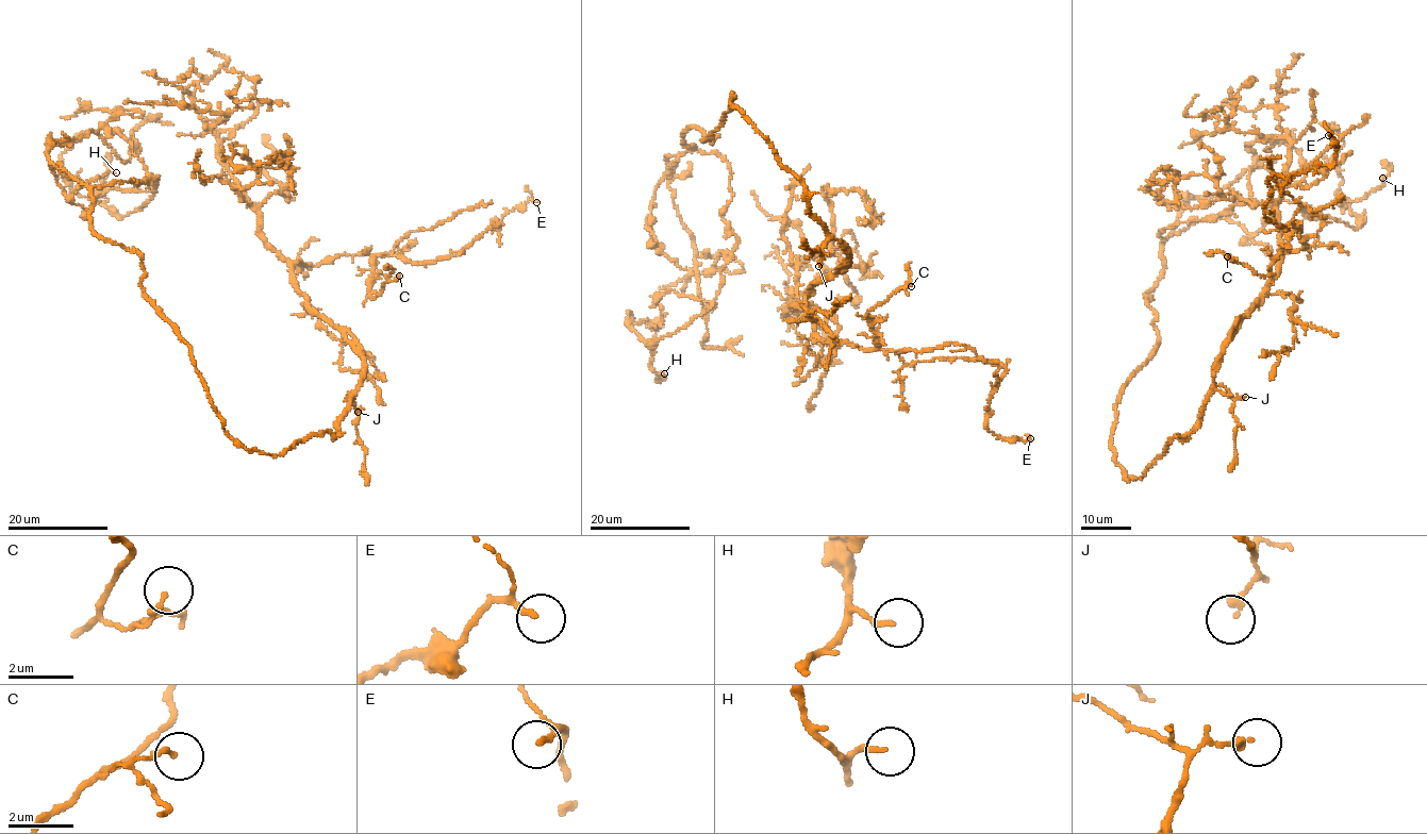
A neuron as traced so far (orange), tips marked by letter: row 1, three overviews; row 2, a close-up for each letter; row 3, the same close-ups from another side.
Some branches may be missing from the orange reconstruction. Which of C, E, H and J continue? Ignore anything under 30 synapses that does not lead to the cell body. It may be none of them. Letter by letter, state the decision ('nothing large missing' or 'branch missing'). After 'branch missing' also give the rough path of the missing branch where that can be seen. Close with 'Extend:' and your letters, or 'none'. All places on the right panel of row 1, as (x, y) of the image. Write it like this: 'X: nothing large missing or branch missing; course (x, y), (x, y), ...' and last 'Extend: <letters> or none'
C: nothing large missing
E: nothing large missing
H: nothing large missing
J: nothing large missing
Extend: none

